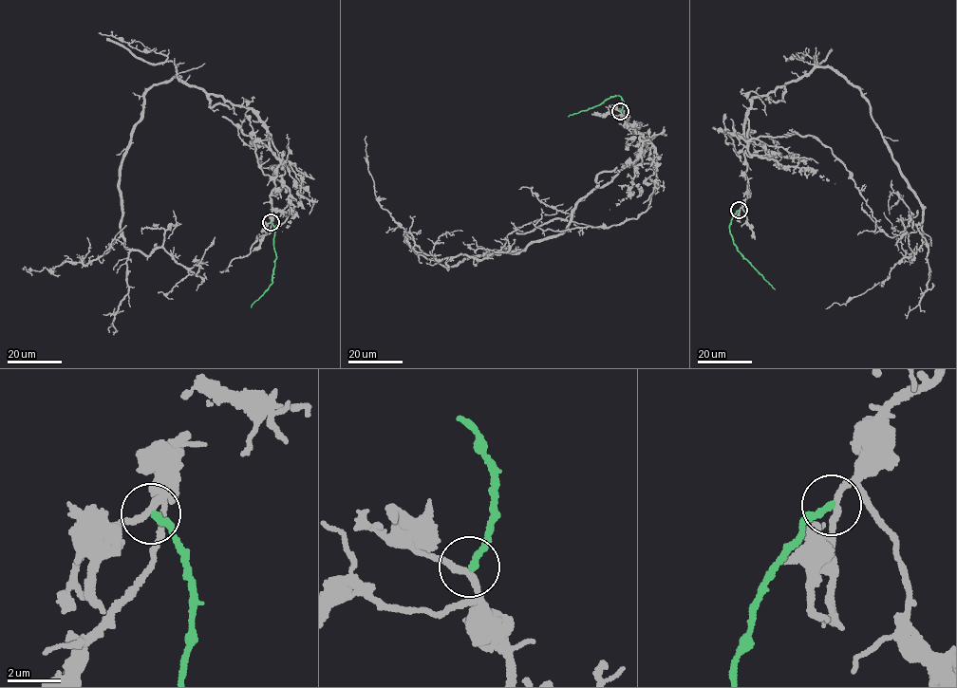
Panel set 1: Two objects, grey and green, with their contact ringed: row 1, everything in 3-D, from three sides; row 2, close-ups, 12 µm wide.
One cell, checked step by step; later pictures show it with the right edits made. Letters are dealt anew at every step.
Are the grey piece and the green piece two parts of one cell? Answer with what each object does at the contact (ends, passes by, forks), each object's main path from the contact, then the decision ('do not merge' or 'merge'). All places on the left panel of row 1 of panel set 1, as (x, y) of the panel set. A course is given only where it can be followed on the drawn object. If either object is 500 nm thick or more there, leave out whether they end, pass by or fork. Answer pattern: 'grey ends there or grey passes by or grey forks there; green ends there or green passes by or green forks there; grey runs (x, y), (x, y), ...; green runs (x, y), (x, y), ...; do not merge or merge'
grey passes by; green ends there; grey runs (270, 222), (280, 159), (265, 122), (176, 74), (143, 100), (121, 169), (119, 238), (84, 265), (24, 269); green runs (270, 222), (274, 230), (276, 252), (272, 283), (251, 307); do not merge

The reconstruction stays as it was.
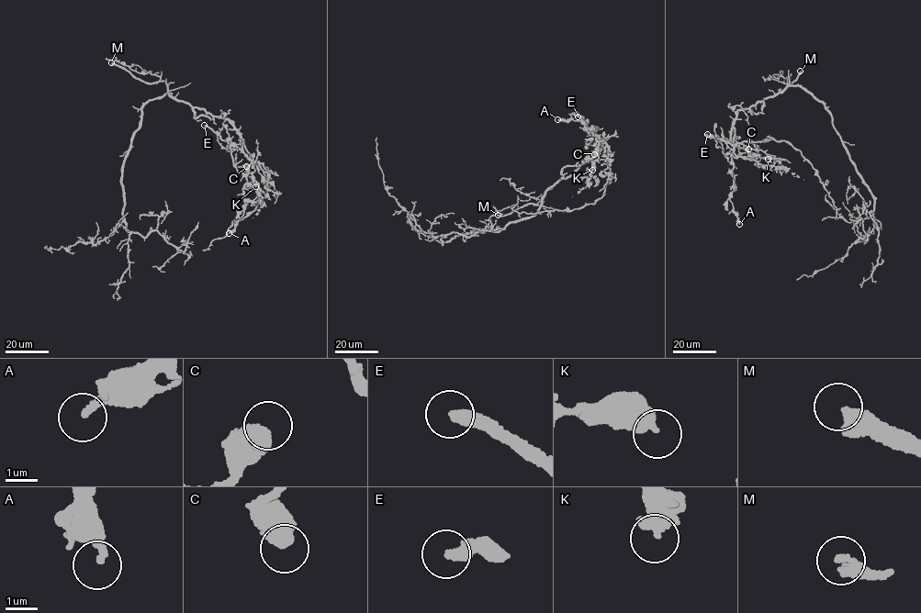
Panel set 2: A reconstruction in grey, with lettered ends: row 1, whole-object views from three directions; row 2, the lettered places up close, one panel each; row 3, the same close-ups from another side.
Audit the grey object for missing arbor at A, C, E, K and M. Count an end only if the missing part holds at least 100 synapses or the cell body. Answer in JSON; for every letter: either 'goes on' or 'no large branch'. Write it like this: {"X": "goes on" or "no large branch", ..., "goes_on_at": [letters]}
{"A": "no large branch", "C": "no large branch", "E": "goes on", "K": "no large branch", "M": "goes on", "goes_on_at": ["E", "M"]}

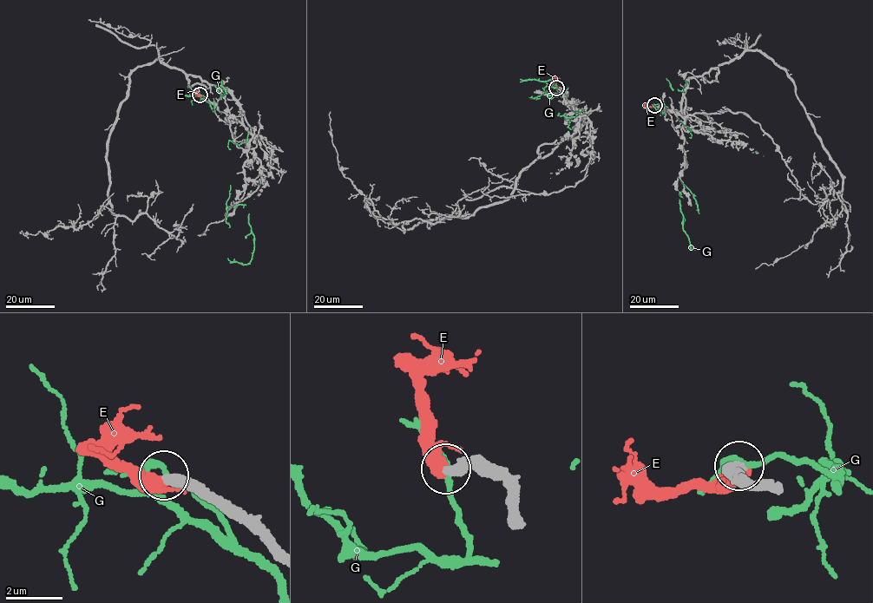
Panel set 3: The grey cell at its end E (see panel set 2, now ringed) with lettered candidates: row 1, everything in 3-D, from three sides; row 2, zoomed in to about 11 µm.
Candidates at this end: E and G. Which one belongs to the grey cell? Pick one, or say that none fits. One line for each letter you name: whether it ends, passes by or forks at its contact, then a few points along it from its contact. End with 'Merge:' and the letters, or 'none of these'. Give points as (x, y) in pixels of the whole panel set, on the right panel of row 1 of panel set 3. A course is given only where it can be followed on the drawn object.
Merge: none of these

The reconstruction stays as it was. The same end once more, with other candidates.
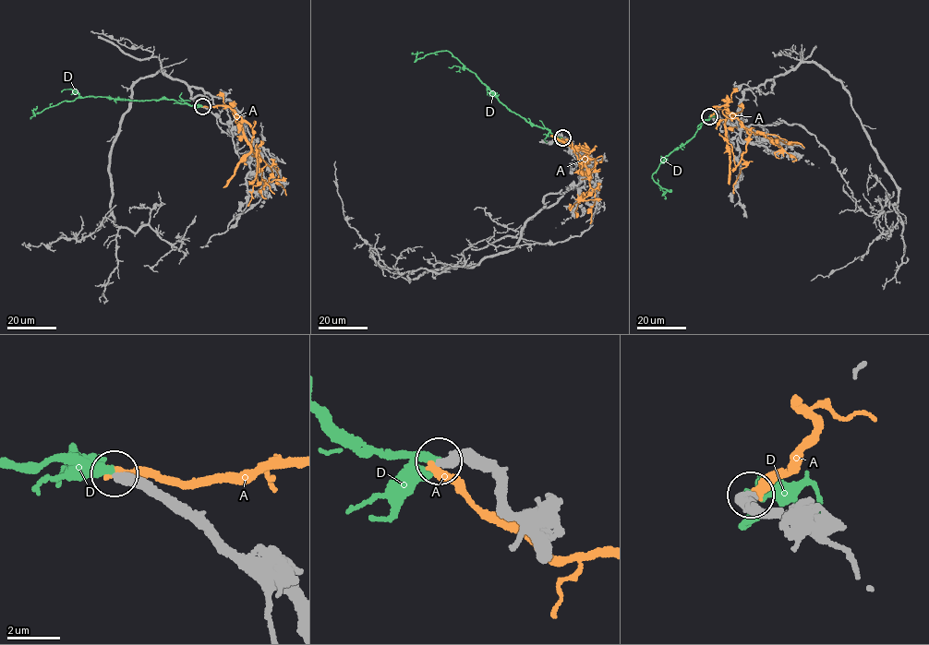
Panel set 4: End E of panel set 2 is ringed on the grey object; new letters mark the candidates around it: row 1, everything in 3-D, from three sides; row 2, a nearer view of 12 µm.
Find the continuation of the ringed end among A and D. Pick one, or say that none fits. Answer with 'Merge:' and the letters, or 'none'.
Merge: D

